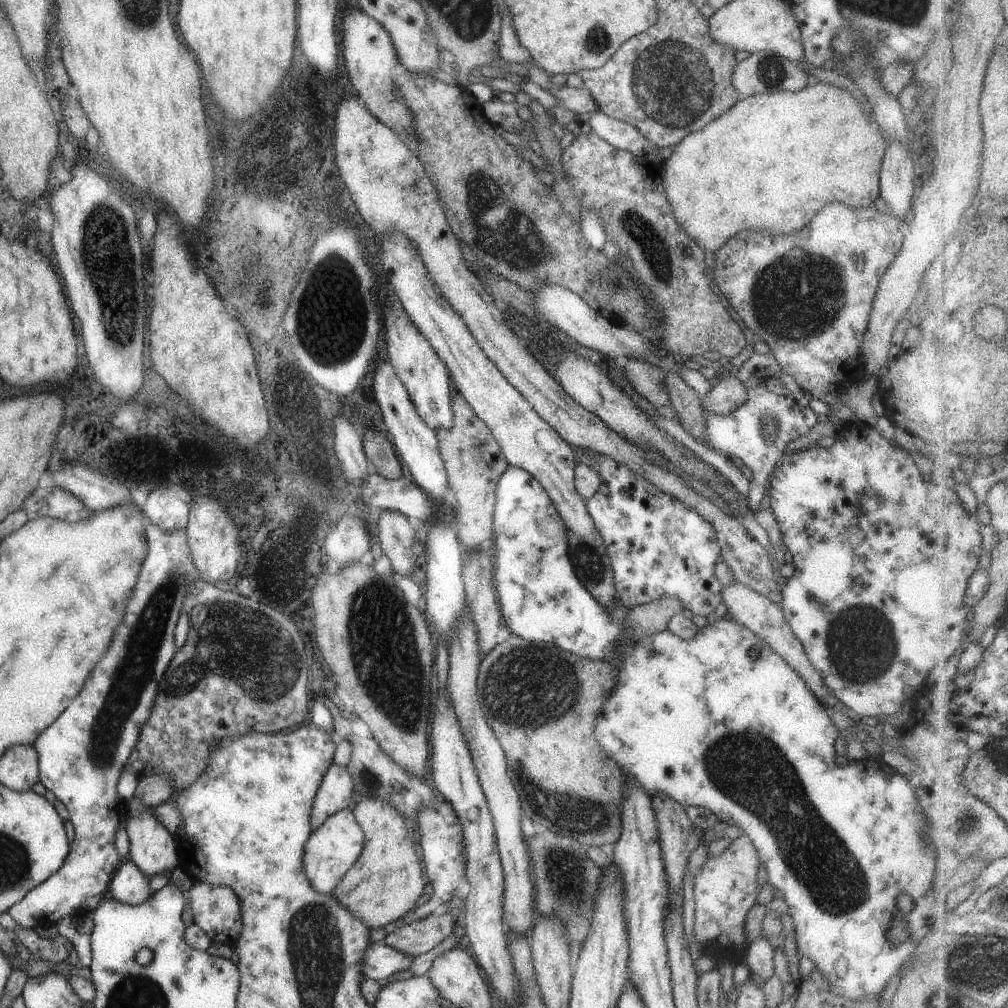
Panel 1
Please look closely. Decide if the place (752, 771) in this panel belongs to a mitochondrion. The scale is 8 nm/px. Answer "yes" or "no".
yes

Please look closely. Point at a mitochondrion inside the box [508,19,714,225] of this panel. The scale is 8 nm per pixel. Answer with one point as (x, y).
(597, 39)

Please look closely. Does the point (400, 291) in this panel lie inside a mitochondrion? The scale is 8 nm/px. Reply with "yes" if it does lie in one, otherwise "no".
no

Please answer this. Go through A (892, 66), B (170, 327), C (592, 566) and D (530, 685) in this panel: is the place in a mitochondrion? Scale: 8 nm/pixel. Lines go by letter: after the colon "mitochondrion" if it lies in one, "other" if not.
A: other
B: other
C: mitochondrion
D: mitochondrion

